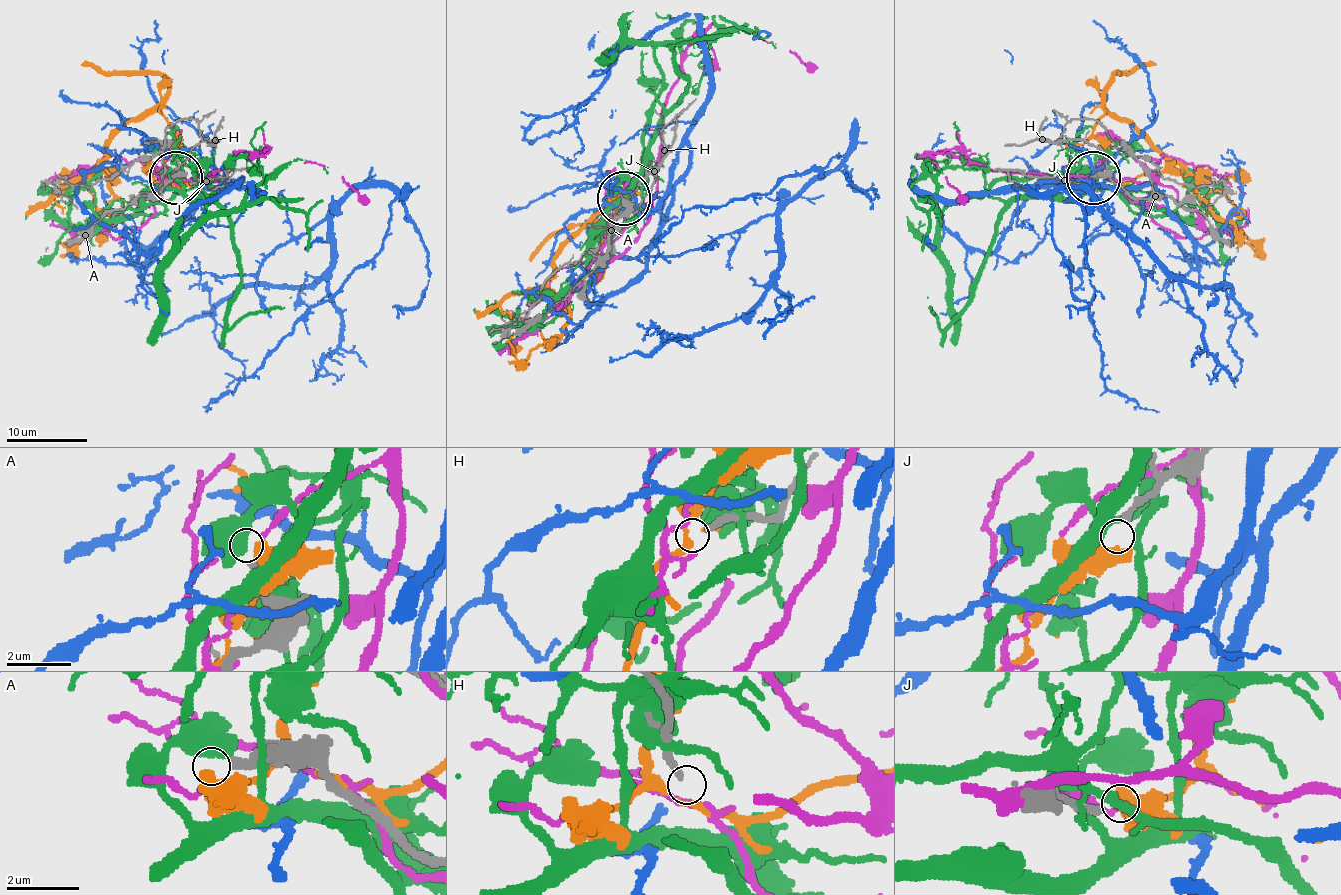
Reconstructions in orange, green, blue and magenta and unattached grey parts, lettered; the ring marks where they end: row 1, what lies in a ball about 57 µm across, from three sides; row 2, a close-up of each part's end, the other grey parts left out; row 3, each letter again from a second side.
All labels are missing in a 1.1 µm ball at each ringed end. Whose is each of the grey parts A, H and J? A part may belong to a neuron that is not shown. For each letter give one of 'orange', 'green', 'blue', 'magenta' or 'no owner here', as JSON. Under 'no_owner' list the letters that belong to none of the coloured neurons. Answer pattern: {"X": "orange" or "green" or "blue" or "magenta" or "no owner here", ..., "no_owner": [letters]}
{"A": "no owner here", "H": "no owner here", "J": "no owner here", "no_owner": ["A", "H", "J"]}

